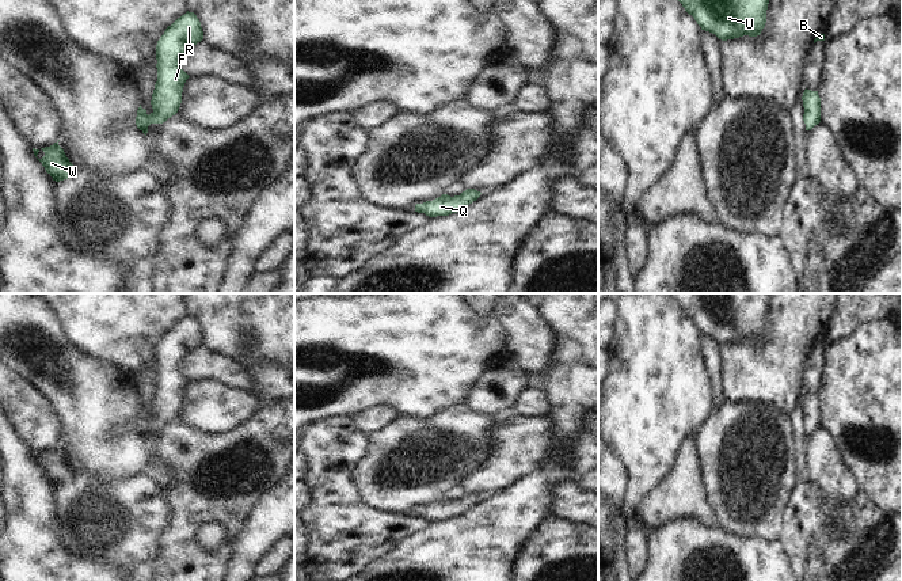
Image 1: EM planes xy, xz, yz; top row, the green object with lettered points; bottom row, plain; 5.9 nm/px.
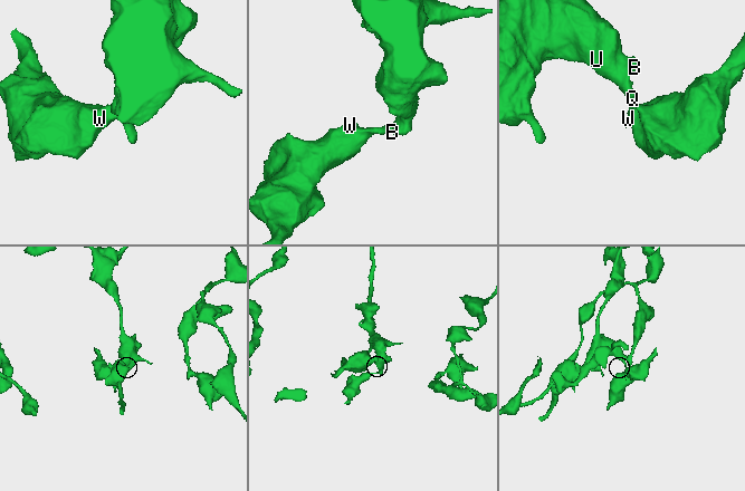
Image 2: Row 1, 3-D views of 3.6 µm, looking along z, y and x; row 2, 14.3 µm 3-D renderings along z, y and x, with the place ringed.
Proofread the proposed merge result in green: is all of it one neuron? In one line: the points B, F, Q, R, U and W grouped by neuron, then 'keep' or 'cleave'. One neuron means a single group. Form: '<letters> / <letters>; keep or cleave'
B F Q R U W; keep

